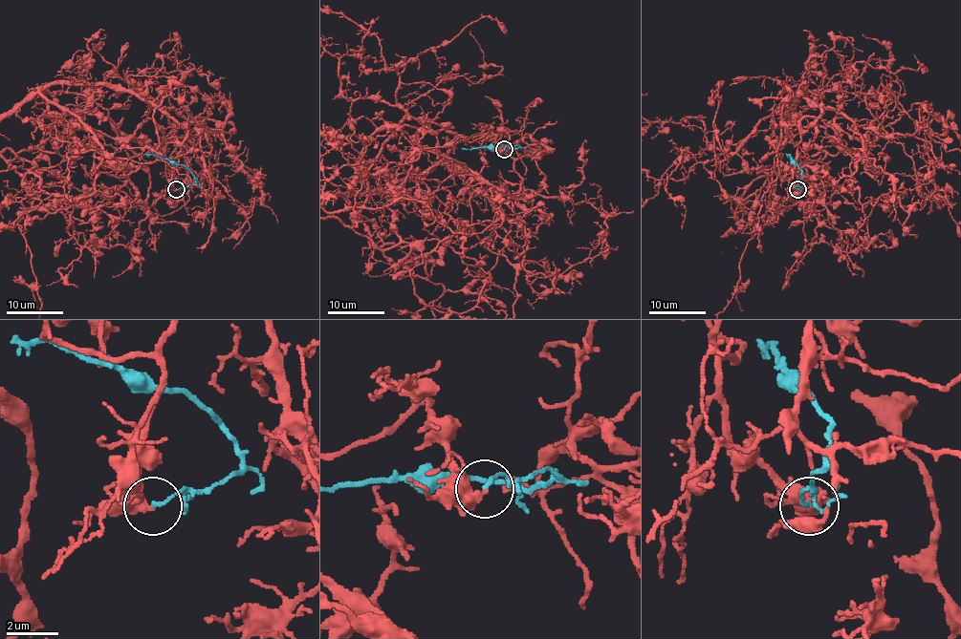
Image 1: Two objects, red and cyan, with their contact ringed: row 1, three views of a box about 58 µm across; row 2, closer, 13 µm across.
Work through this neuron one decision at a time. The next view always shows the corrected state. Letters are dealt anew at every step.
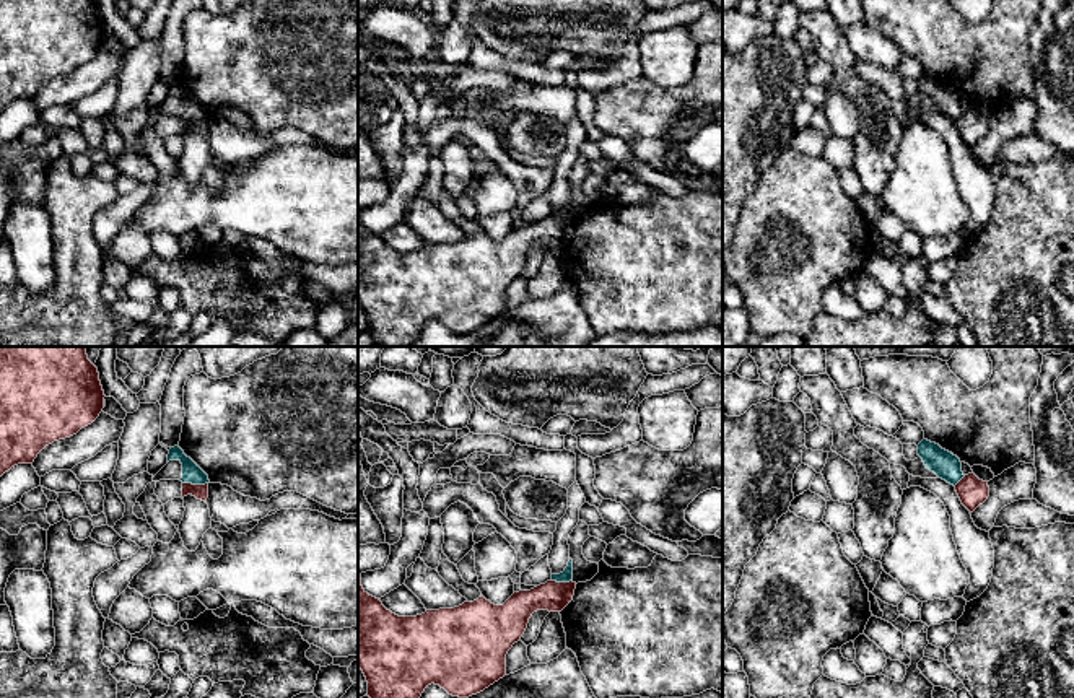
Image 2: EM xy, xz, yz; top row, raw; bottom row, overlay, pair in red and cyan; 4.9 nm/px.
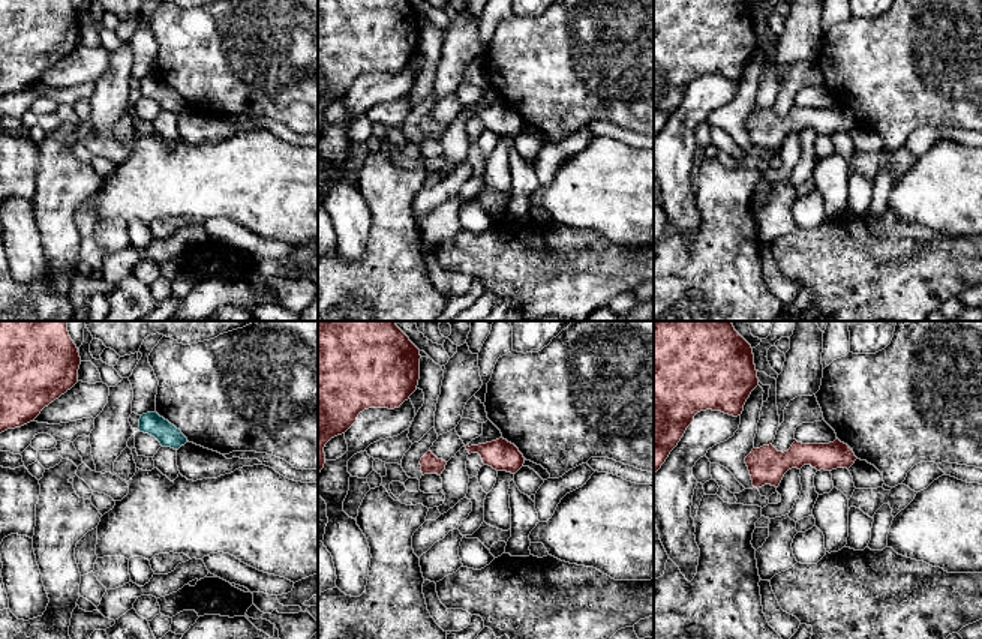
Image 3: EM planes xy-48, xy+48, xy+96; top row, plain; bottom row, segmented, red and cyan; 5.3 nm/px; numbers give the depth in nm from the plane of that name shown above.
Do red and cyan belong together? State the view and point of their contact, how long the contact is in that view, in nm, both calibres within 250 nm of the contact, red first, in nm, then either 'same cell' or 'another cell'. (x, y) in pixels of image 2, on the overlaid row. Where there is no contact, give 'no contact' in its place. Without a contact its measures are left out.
meets red in xy at (196, 485); contact 130 nm long; 80 nm thick on the red side, 100 nm on the other; another cell

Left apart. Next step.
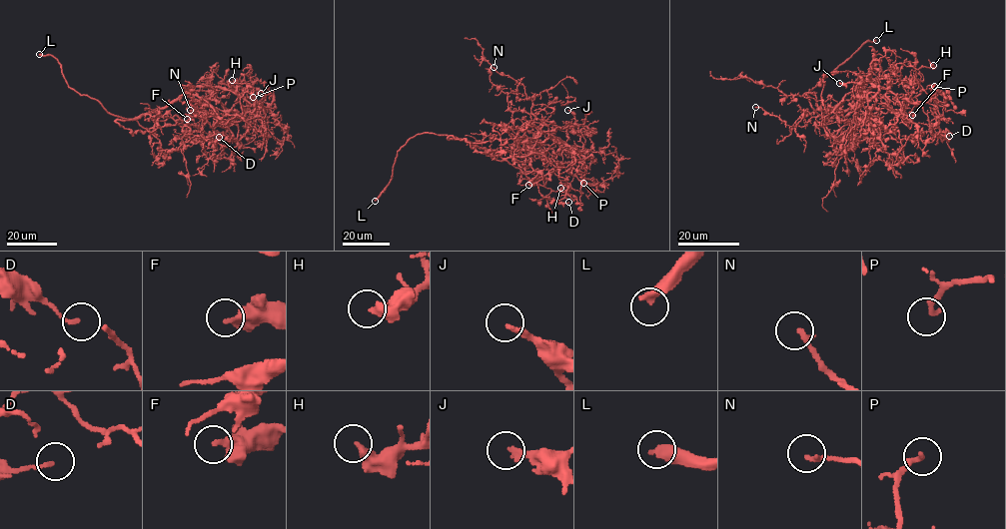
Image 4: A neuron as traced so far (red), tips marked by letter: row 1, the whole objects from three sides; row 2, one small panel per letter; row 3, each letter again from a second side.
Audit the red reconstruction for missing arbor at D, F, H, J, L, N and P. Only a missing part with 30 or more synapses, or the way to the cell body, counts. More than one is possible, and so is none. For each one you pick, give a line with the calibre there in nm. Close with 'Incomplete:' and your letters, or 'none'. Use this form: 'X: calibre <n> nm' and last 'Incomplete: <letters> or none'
L: calibre 420 nm
N: calibre 200 nm
P: calibre 220 nm
Incomplete: L, N, P

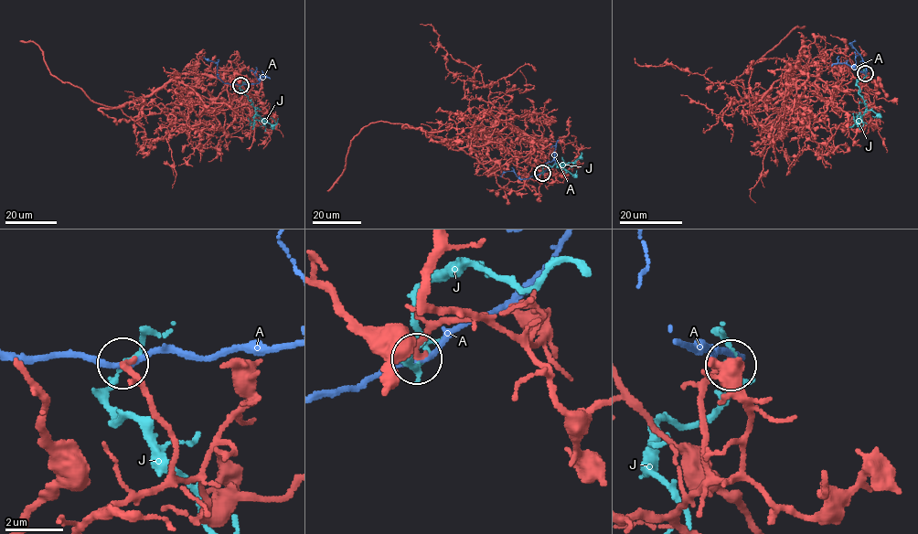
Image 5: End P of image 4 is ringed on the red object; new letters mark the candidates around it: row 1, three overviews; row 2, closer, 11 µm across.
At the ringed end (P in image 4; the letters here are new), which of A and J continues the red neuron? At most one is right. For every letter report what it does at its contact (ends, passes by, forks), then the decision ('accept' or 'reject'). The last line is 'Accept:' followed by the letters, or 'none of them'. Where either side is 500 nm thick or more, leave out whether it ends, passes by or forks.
A: it passes by; reject
J: it passes by; reject
Accept: none of them

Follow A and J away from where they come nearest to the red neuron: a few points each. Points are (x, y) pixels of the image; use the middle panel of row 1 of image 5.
A: (543, 173), (527, 178), (521, 178), (513, 171), (505, 172), (500, 176)
J: (543, 172), (544, 165), (555, 165), (564, 168), (576, 160)

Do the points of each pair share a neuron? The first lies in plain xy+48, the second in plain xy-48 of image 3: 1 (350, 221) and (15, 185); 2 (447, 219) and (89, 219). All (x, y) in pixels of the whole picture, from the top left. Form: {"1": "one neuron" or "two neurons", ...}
{"1": "two neurons", "2": "two neurons"}

